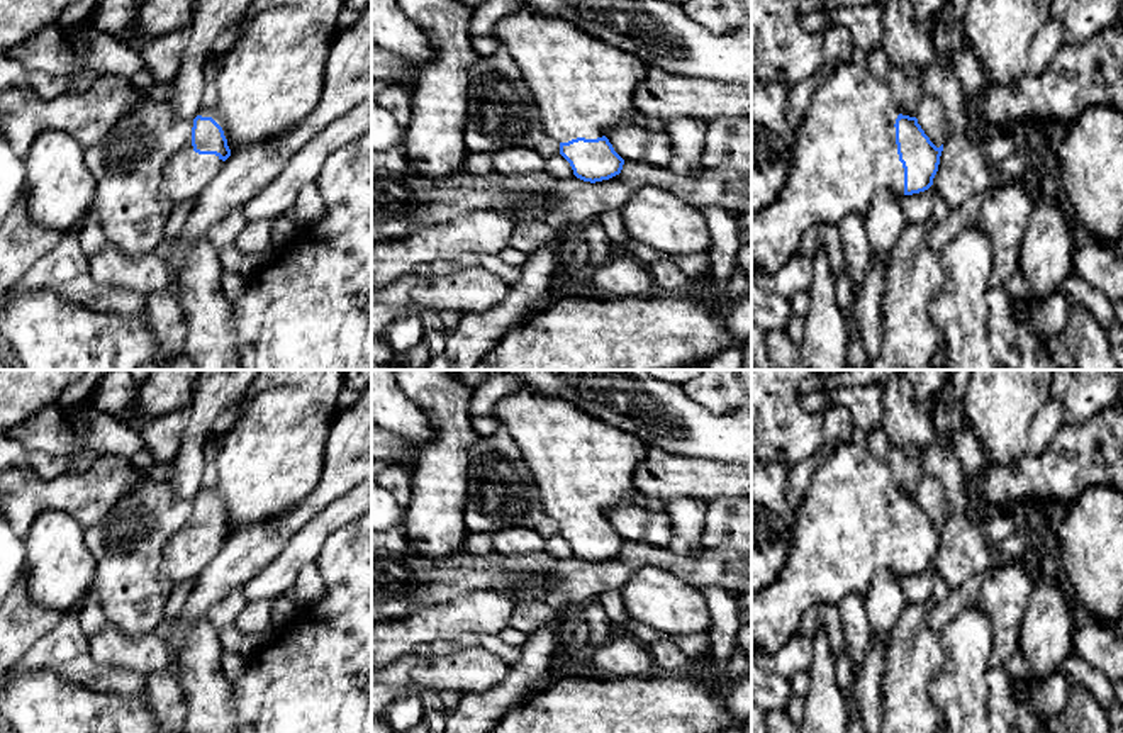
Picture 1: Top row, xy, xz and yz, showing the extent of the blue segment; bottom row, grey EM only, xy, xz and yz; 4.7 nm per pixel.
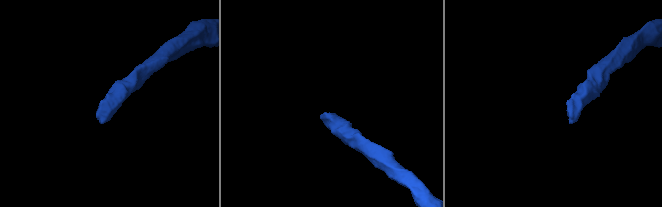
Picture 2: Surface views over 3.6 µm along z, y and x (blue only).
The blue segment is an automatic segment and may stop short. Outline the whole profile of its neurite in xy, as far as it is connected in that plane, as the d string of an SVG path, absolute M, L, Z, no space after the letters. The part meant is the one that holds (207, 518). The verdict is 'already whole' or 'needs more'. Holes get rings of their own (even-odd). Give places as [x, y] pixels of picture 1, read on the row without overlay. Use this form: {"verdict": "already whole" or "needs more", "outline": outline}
{"verdict": "needs more", "outline": "M256 370L232 428L217 446L217 482L202 485L192 519L165 546L161 572L173 585L197 579L234 531L283 514L314 490L344 387L344 370Z"}

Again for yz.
{"verdict": "needs more", "outline": "M853 441L838 445L811 477L792 523L789 555L779 577L763 590L751 592L751 650L777 652L797 635L804 613L816 604L838 607L846 596L867 597L872 580L880 572L902 577L928 570L938 551L941 531L943 524L936 528L916 497L897 492L887 460L875 458L869 448Z"}

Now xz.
{"verdict": "needs more", "outline": "M528 383L502 397L492 416L521 450L539 489L545 512L560 523L560 534L570 543L577 558L595 563L621 553L624 540L606 518L612 507L636 506L656 512L665 509L665 501L640 494L634 487L633 473L650 450L638 436Z"}

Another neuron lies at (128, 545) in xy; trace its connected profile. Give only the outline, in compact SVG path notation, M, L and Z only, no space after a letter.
M137 480L98 524L85 529L85 545L97 563L93 587L105 621L132 640L165 626L165 604L173 590L161 572L165 546L192 519L192 507L193 501L183 499L170 480Z

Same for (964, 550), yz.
M947 507L938 551L933 568L950 590L958 589L970 577L987 572L1001 558L979 524L977 514Z

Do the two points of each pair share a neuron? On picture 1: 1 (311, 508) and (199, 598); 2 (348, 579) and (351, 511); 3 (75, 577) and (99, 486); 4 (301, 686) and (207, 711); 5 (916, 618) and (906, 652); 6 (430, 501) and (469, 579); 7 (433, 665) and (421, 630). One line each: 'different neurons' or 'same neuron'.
1: same neuron
2: different neurons
3: different neurons
4: different neurons
5: same neuron
6: different neurons
7: different neurons

